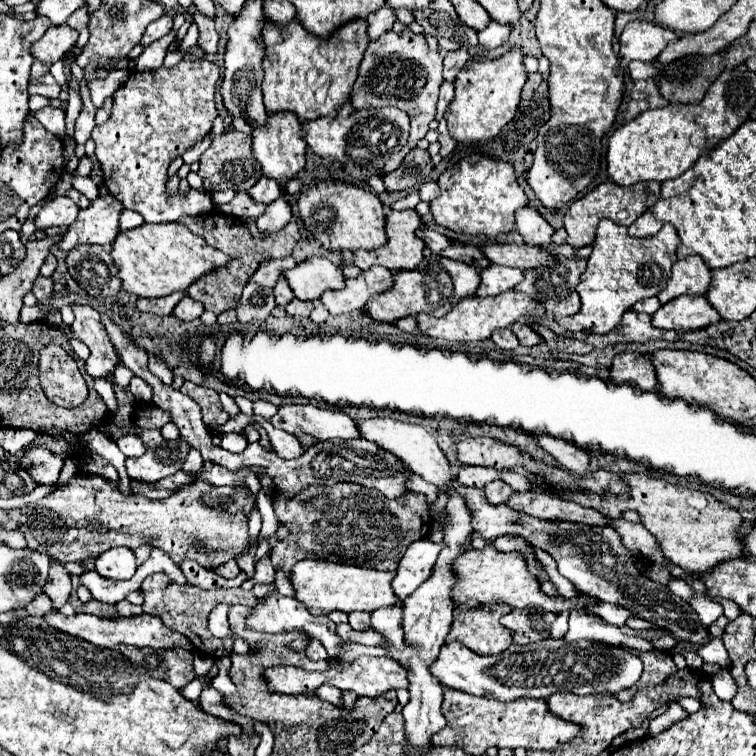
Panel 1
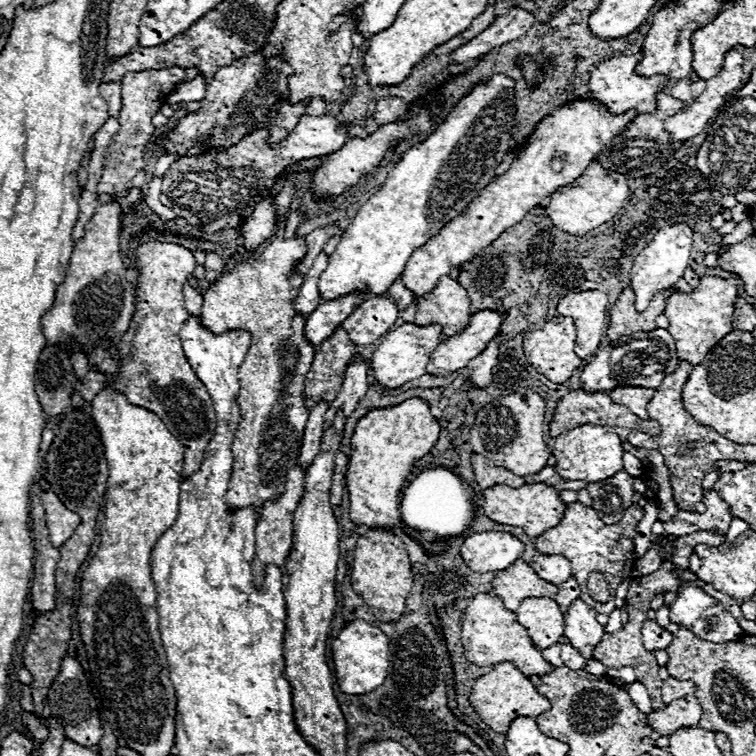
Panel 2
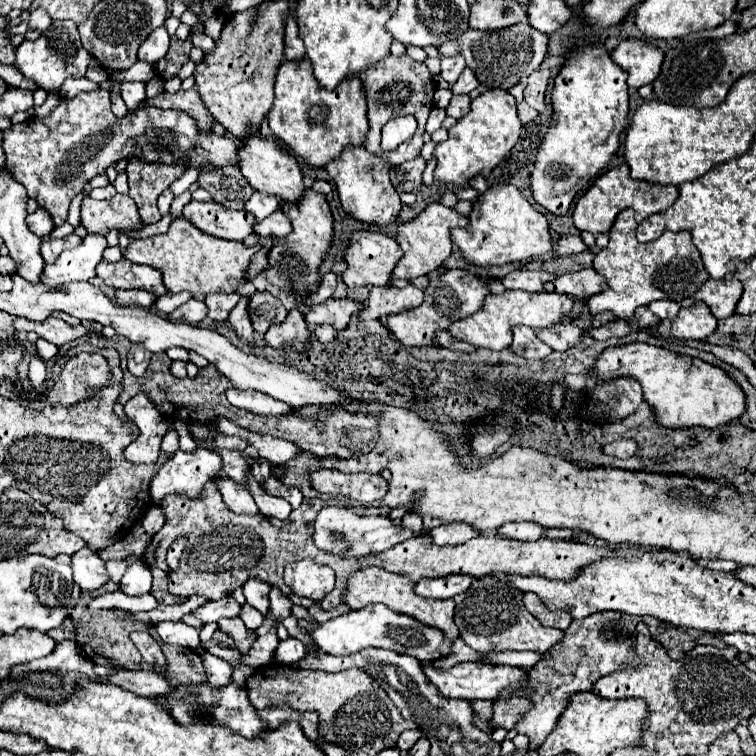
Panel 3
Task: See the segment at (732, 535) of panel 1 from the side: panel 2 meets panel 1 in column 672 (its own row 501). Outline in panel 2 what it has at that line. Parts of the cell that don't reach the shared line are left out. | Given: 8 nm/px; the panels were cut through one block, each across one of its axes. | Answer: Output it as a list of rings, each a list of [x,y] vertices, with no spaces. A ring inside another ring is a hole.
[[[532,482],[524,484],[520,488],[510,488],[510,486],[492,486],[484,490],[484,514],[500,524],[508,526],[520,526],[530,538],[540,536],[548,528],[556,526],[566,512],[566,504],[560,498],[560,492],[548,484],[542,482]]]

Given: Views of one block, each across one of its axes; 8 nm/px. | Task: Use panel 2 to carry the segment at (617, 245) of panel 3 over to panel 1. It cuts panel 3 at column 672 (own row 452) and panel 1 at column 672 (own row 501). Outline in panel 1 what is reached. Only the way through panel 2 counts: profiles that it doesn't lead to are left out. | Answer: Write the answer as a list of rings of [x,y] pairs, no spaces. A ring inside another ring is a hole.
[[[600,220],[594,240],[594,252],[590,254],[586,270],[580,276],[580,284],[576,286],[576,292],[582,300],[582,310],[574,316],[558,318],[558,324],[570,332],[584,328],[592,330],[594,334],[612,332],[612,328],[620,324],[622,314],[628,312],[636,302],[658,296],[666,288],[668,276],[672,276],[670,268],[678,260],[678,246],[680,236],[676,228],[672,228],[672,224],[664,224],[656,236],[632,238],[628,234],[628,228],[612,220]]]

